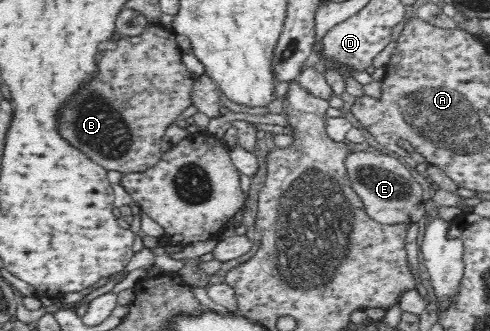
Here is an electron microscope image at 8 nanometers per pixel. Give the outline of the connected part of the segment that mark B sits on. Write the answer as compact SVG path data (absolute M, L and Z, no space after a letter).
M149 23L141 35L116 37L116 49L100 51L96 75L76 91L76 97L72 97L68 105L62 105L62 111L58 109L56 113L56 130L71 147L76 147L105 170L120 174L143 172L160 162L164 131L191 104L195 81L194 74L182 60L183 51L176 36L170 27Z

